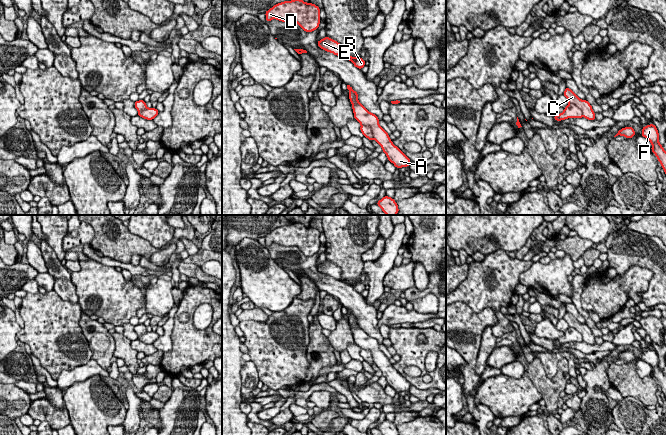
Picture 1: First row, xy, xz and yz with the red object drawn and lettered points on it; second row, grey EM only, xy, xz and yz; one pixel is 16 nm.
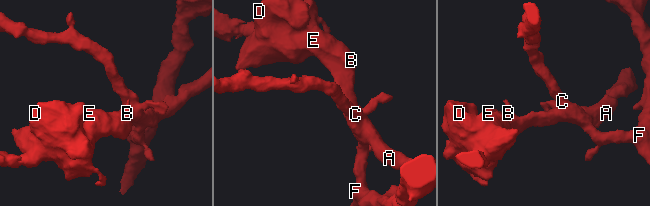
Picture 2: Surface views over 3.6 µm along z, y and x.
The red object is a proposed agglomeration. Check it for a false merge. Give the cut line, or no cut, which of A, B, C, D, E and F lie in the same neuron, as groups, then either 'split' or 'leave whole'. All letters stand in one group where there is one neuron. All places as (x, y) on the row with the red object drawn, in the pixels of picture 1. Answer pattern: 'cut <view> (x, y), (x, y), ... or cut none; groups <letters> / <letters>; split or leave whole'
cut xz (361, 124), (367, 125), (374, 137); groups A B D E / C F; split

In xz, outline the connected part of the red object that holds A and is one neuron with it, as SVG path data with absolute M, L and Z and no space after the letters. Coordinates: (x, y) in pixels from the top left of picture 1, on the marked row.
M347 85L349 100L352 104L354 119L361 125L369 126L373 137L386 154L388 161L396 168L409 167L411 160L392 143L389 134L380 126L378 116L370 113L358 100L358 93Z

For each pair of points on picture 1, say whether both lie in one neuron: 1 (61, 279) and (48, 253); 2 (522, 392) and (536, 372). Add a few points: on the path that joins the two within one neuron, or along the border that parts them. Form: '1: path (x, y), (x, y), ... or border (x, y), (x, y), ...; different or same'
1: path (60, 273), (49, 259); same
2: border (526, 371), (542, 398); different

